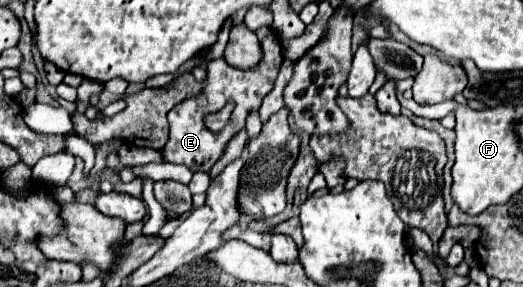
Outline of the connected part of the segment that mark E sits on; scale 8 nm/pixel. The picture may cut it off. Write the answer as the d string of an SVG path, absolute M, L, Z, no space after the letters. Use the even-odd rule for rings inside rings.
M269 33L267 39L261 43L261 47L263 47L263 61L253 71L239 71L231 67L225 59L213 59L207 63L207 81L203 93L199 97L185 99L177 107L173 107L173 111L169 111L169 145L163 147L165 161L183 163L191 171L209 171L219 161L219 157L225 153L227 143L245 127L247 117L259 109L263 97L273 89L275 77L283 63L281 41L275 33ZM229 101L235 103L233 115L229 119L229 129L223 129L219 133L209 131L205 127L205 117L221 111Z

